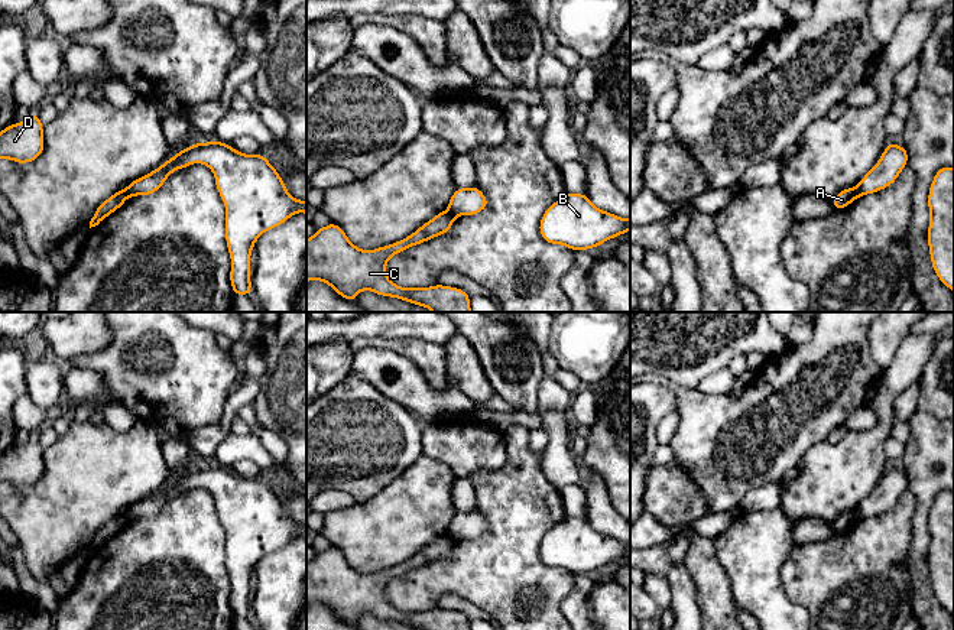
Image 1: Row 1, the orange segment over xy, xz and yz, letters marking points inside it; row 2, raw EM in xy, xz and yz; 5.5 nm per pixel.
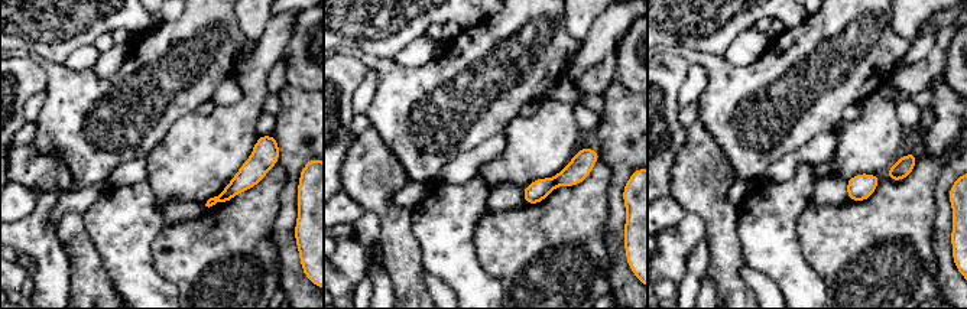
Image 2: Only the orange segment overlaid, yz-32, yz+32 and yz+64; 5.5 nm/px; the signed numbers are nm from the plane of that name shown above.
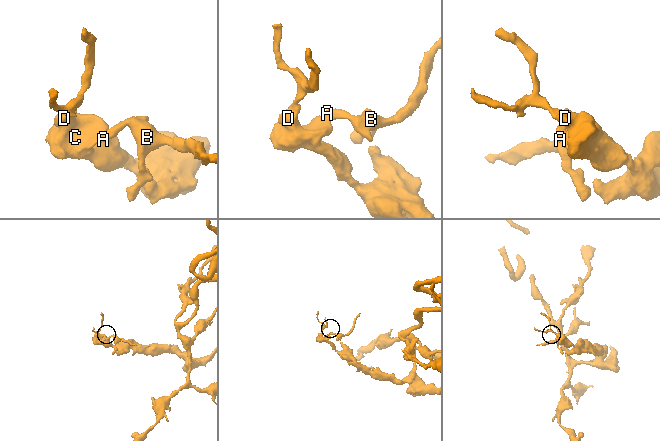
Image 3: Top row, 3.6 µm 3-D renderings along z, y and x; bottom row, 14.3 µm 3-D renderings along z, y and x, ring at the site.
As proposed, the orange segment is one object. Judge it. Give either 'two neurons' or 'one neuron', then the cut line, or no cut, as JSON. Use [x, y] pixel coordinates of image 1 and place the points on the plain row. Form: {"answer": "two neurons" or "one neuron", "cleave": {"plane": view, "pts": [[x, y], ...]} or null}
{"answer": "two neurons", "cleave": {"plane": "yz", "pts": [[857, 509], [853, 522]]}}

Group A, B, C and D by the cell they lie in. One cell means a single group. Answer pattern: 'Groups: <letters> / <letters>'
Groups: A B / C D

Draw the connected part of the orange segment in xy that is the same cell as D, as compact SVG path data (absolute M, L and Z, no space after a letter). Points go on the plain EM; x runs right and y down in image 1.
M35 435L25 445L13 446L0 455L0 483L29 487L42 478L43 471L43 448Z

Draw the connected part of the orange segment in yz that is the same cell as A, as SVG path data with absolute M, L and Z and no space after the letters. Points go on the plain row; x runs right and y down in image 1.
M857 509L840 514L837 520L831 525L834 533L843 533L847 529L850 529L856 522L856 516L857 516Z

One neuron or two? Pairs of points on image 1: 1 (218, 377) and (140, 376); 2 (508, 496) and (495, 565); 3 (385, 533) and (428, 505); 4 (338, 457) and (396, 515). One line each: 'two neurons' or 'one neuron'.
1: one neuron
2: one neuron
3: one neuron
4: two neurons

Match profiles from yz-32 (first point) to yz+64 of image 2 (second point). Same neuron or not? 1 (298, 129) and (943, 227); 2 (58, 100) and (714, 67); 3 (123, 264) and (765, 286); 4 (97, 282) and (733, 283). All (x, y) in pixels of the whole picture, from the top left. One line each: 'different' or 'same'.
1: same
2: same
3: different
4: same

